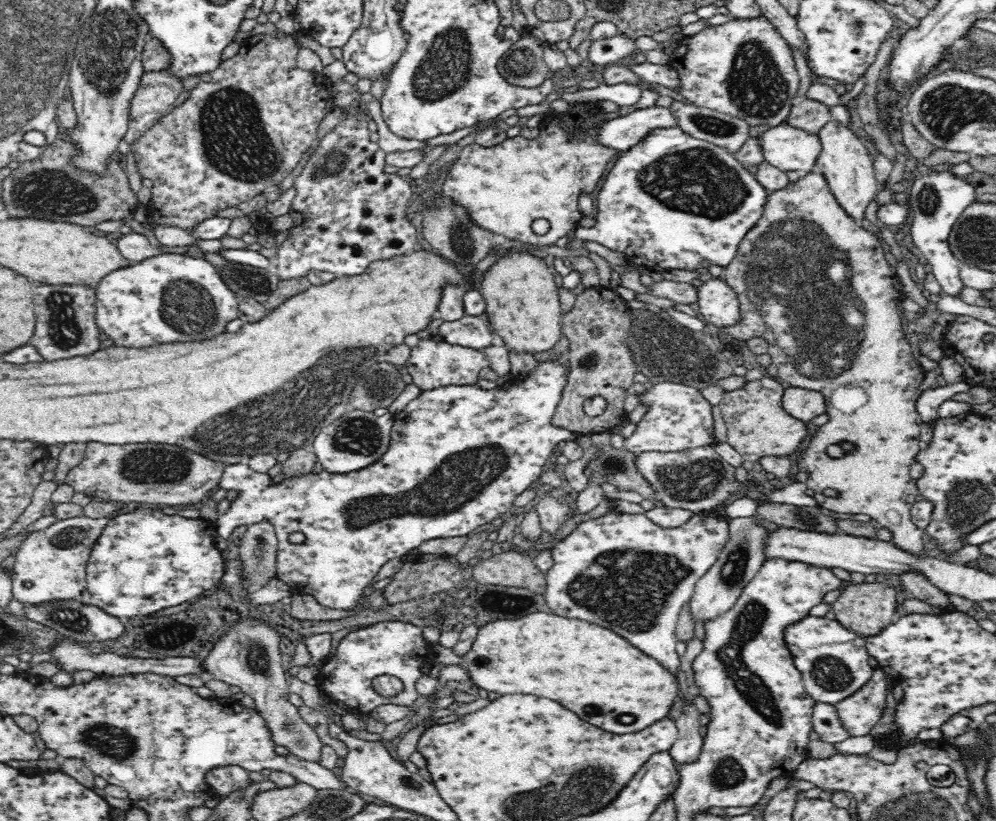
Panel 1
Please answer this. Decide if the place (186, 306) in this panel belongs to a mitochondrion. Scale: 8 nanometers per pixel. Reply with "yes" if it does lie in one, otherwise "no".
yes

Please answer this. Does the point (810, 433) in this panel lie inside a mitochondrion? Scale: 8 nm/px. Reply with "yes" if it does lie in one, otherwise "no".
no

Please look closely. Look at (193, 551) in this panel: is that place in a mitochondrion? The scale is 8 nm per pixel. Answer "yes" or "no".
no

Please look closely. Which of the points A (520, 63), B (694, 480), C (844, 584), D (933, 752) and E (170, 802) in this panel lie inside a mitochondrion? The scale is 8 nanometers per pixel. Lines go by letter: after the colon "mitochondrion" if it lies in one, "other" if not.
A: mitochondrion
B: mitochondrion
C: other
D: other
E: other

